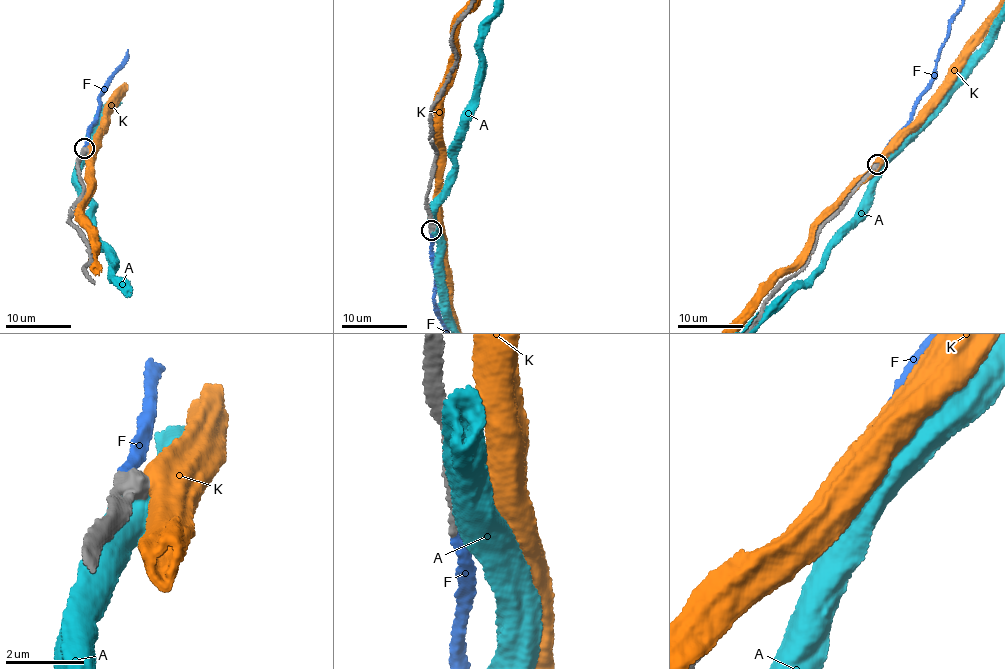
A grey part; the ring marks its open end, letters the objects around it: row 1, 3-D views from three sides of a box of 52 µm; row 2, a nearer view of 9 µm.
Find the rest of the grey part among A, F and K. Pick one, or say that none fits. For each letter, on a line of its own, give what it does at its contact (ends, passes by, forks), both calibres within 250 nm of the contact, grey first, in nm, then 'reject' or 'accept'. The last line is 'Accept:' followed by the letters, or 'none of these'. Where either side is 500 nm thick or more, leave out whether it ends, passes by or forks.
A: 500/700 nm | reject
F: 500/240 nm | accept
K: 500/700 nm | reject
Accept: F

